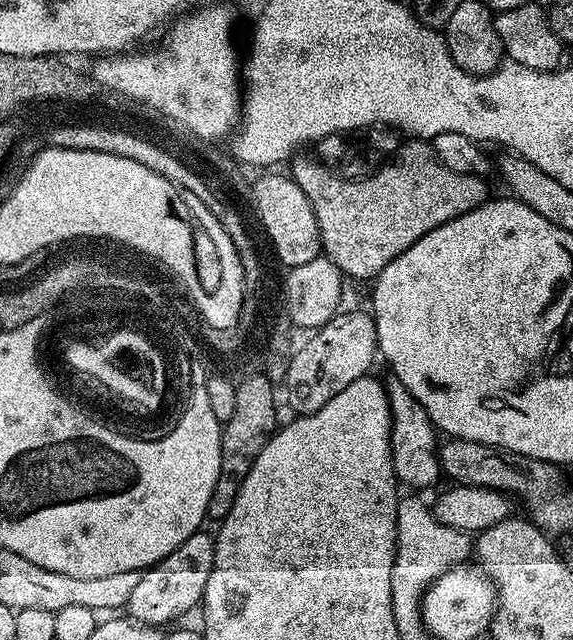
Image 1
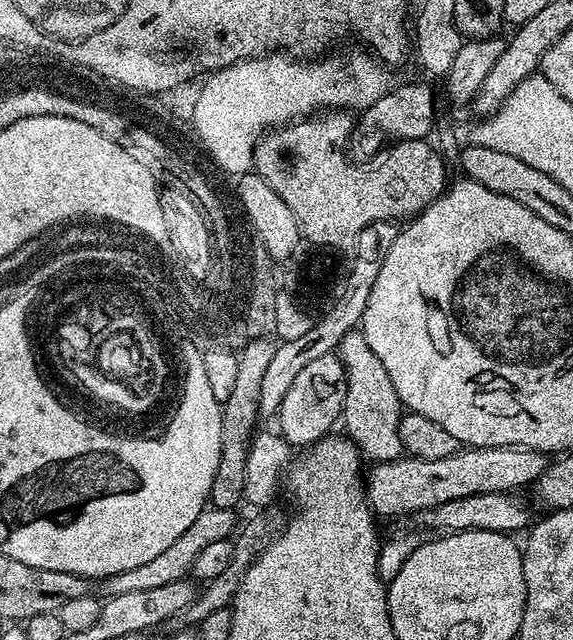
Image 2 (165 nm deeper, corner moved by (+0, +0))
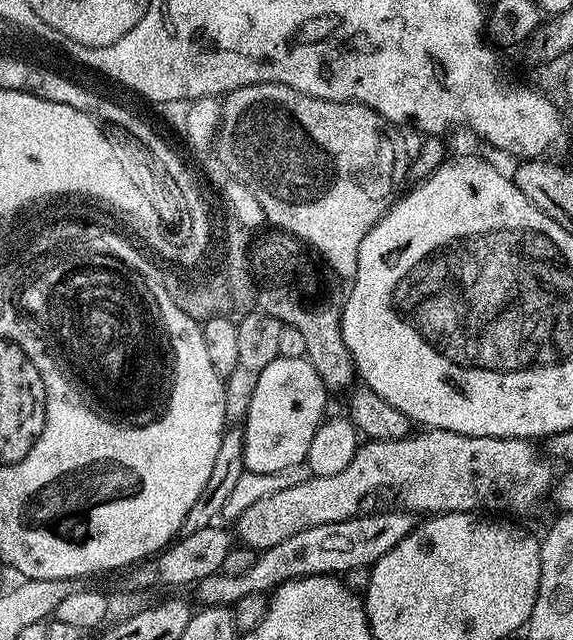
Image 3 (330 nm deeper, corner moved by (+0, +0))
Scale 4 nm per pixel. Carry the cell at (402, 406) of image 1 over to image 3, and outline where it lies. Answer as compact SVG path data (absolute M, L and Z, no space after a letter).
M281 289L278 292L260 292L258 296L259 311L278 318L280 323L298 330L302 333L302 339L306 342L304 356L318 370L318 378L322 378L325 388L329 393L336 394L343 388L351 389L357 379L356 367L352 361L350 350L346 350L346 342L342 338L342 326L340 325L340 310L342 307L341 293L328 292L321 304L313 308L307 308L291 291Z

